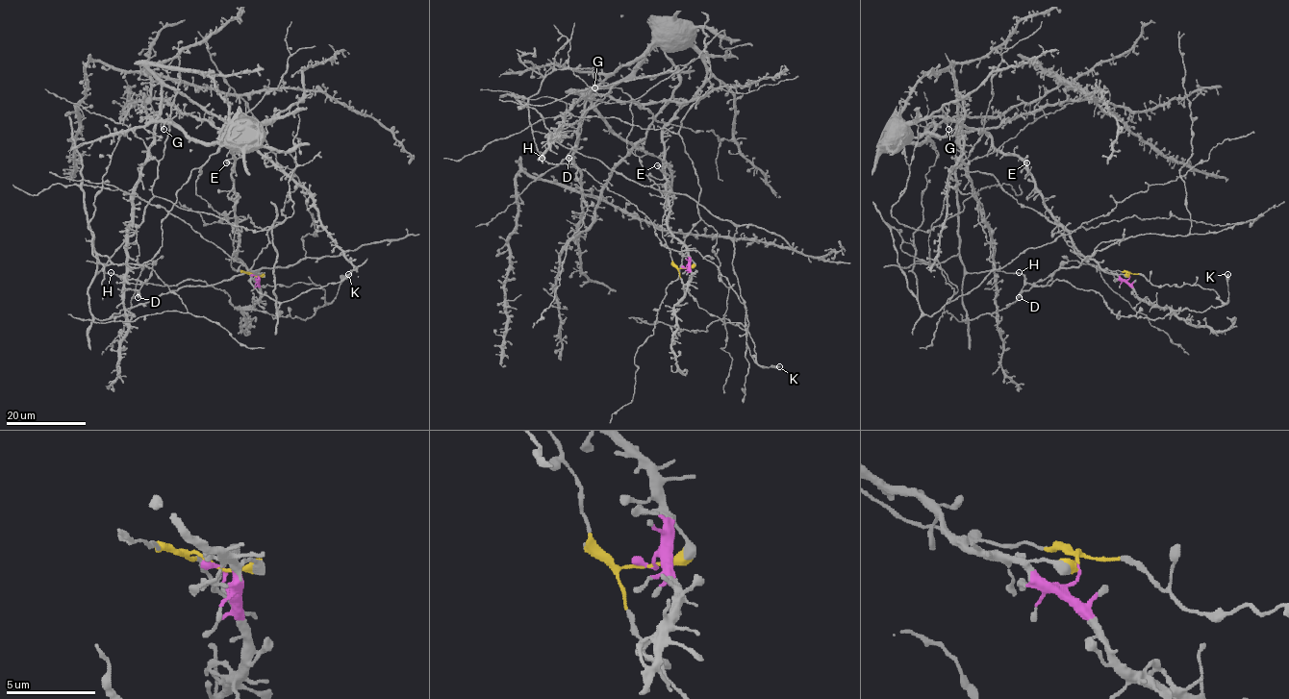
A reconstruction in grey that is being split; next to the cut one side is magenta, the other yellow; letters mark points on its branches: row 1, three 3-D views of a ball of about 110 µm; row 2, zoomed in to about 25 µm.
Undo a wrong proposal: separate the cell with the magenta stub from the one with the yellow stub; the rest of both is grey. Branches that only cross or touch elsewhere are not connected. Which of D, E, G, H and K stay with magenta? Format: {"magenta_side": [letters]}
{"magenta_side": ["E", "G"]}

